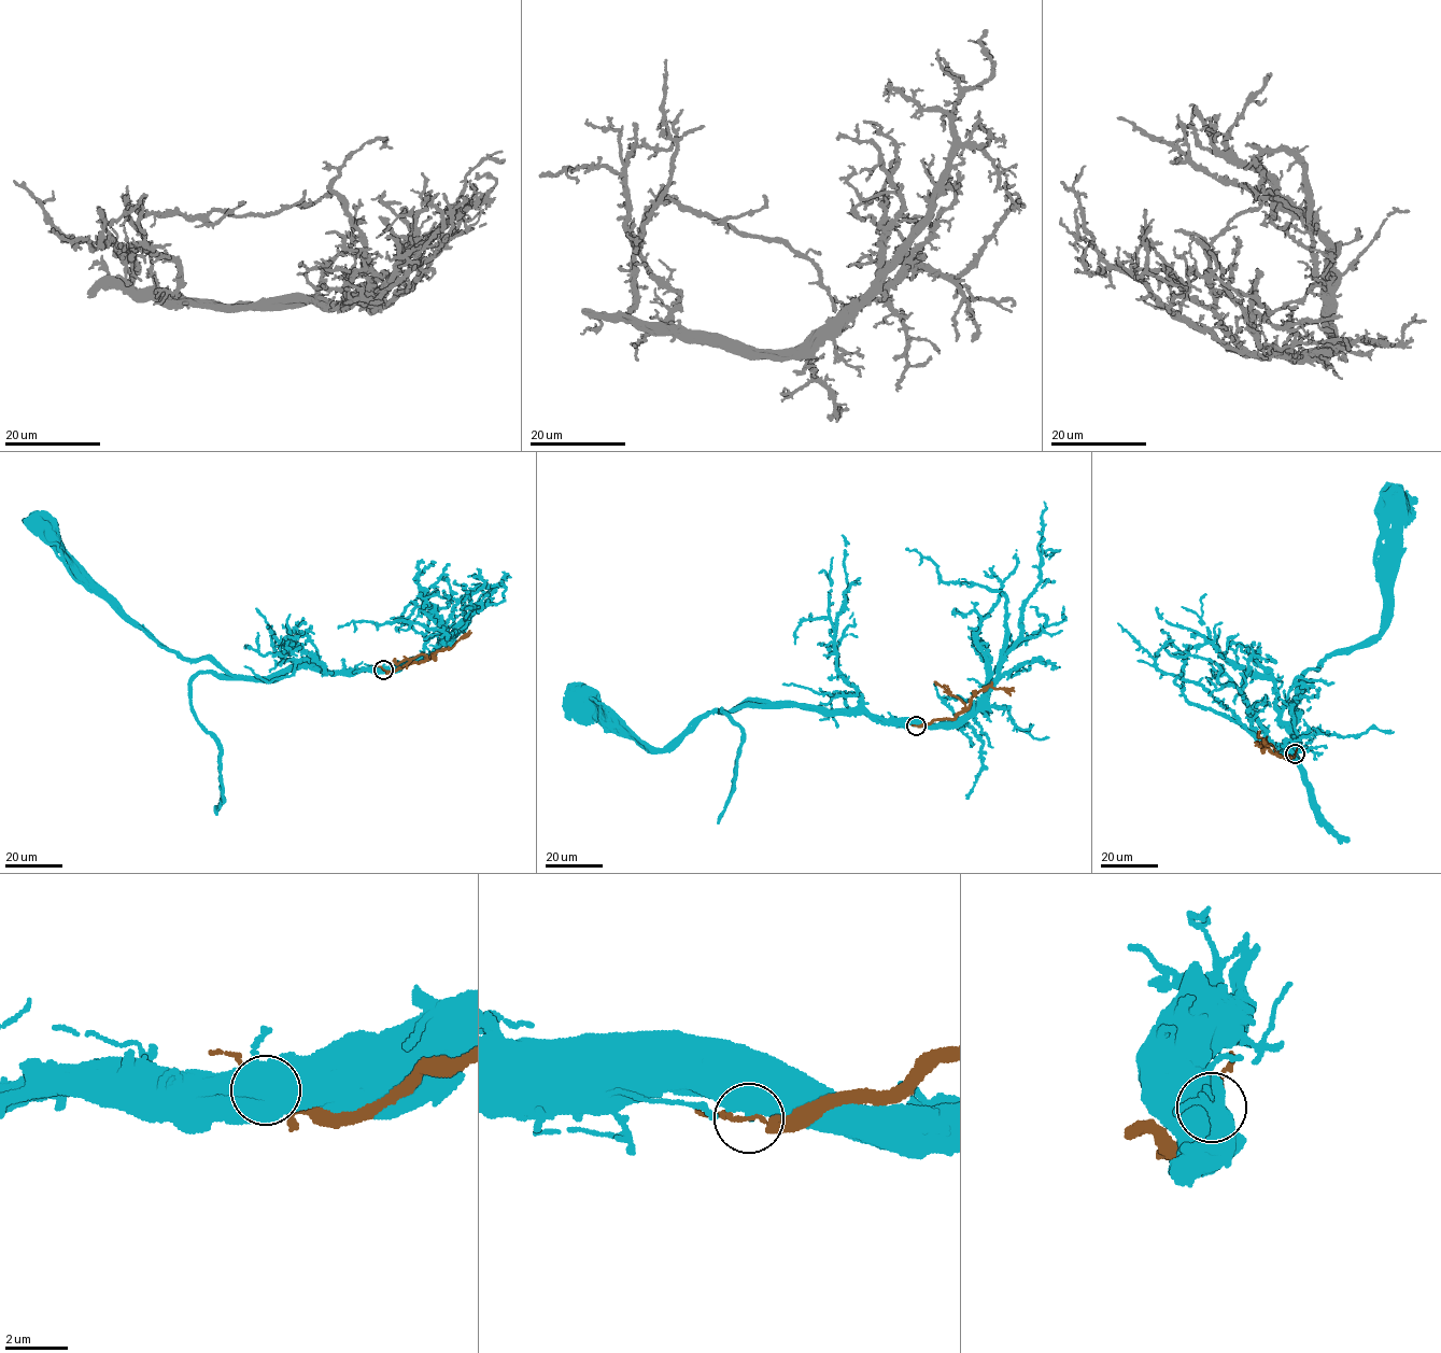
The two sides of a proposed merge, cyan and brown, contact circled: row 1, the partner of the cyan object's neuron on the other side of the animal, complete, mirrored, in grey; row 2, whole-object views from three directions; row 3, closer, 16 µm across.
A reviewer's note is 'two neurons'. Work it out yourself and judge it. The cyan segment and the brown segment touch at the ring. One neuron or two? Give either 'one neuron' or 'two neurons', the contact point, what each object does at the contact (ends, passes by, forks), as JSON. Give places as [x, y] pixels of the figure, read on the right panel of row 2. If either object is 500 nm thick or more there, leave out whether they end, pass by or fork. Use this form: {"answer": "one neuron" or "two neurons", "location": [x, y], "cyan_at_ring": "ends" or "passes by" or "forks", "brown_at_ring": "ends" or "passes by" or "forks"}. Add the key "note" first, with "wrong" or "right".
{"note": "right", "answer": "two neurons", "location": [1295, 753]}

